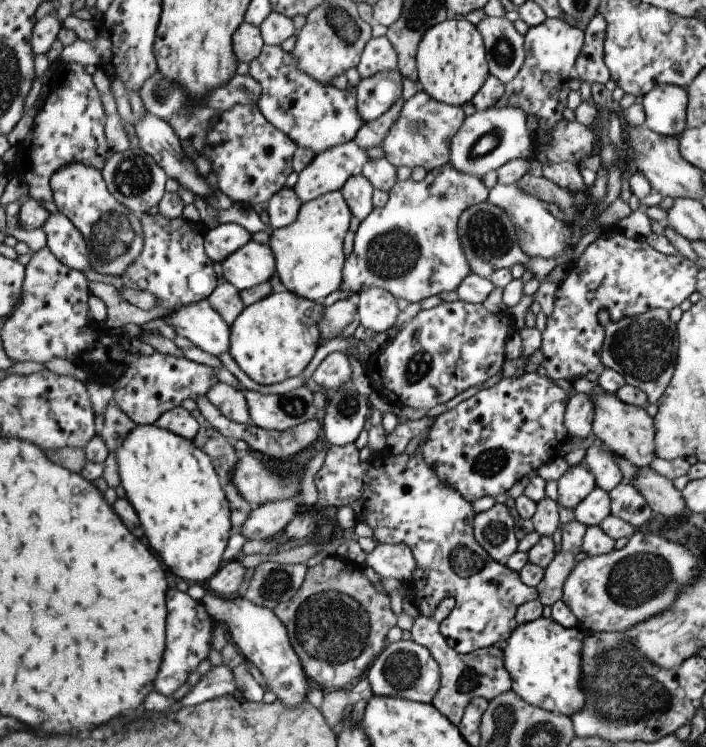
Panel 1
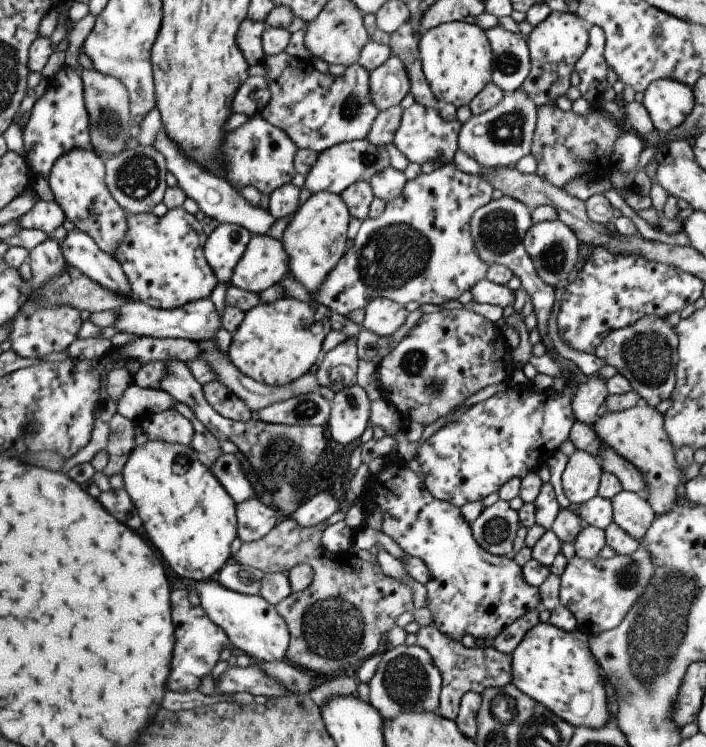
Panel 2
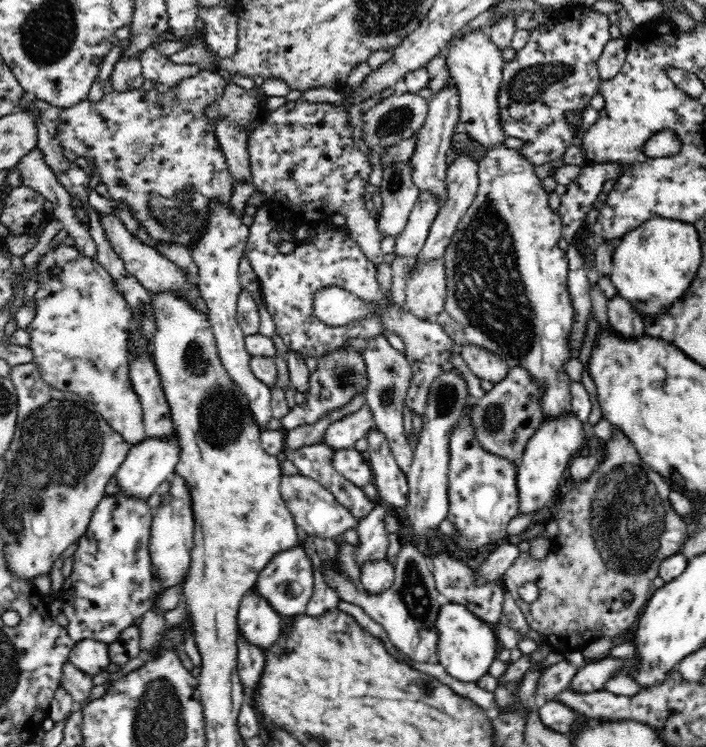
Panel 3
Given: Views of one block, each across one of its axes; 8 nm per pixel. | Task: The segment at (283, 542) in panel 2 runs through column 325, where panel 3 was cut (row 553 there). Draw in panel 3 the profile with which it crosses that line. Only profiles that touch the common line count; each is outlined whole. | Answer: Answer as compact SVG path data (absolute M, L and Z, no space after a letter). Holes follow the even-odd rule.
M612 425L610 439L605 442L604 456L602 456L602 460L597 464L592 474L585 481L579 482L573 489L562 494L562 502L559 504L559 507L556 507L557 513L554 519L559 531L552 541L552 551L546 557L546 561L534 561L530 557L529 552L522 553L502 576L501 580L504 583L504 587L506 587L506 592L516 601L537 639L546 644L551 652L558 652L567 656L571 652L582 651L582 648L595 638L614 639L619 635L630 633L637 625L648 600L653 595L653 580L658 577L660 564L662 564L664 559L678 552L681 549L681 545L689 537L686 518L674 510L670 501L668 501L668 494L670 494L673 486L665 482L664 479L662 475L652 470L648 465L643 464L643 460L638 454L638 449L630 442L628 436L620 431L616 425ZM527 582L536 584L538 589L540 589L540 596L532 603L522 601L518 594L518 589ZM625 592L630 593L632 599L626 601L623 598Z

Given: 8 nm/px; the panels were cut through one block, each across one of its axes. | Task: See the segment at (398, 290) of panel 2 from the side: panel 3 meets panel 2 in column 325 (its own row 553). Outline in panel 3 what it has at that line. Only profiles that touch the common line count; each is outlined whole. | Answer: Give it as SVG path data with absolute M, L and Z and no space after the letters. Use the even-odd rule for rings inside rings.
M298 544L294 548L278 552L274 558L270 558L266 568L258 574L258 582L252 591L256 592L256 595L260 595L282 618L302 616L314 591L315 569L309 554L306 553L302 544Z

